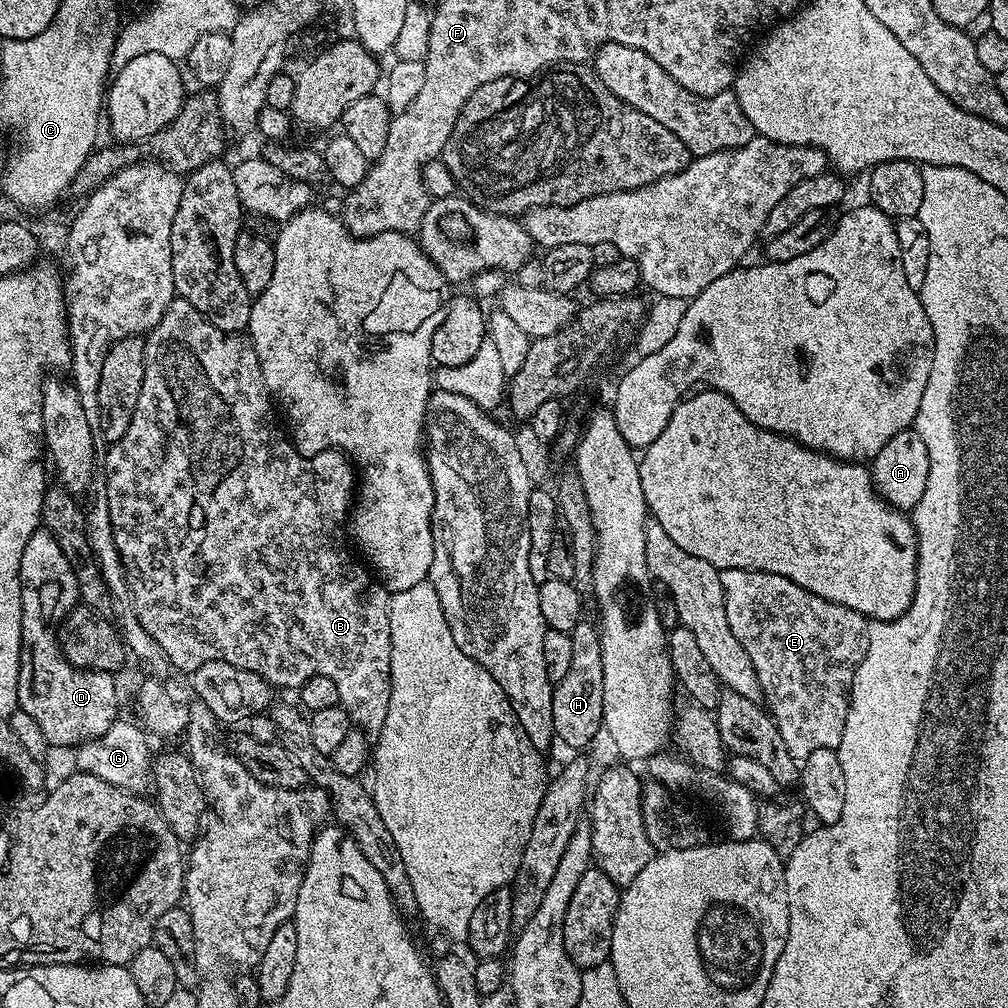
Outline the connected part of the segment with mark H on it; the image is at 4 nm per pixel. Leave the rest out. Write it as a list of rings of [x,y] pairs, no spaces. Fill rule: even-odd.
[[[588,618],[581,619],[570,634],[570,670],[562,682],[554,685],[554,730],[556,740],[568,748],[584,748],[596,735],[601,735],[604,722],[604,687],[602,686],[602,642],[600,630]]]

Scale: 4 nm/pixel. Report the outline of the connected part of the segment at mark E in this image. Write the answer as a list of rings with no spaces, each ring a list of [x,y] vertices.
[[[725,568],[720,572],[720,581],[726,602],[726,622],[730,622],[734,638],[750,654],[750,662],[754,662],[763,703],[776,721],[786,750],[790,750],[797,762],[802,762],[814,750],[839,748],[854,674],[862,658],[866,658],[869,621],[856,610],[818,598],[818,594],[798,586],[798,582],[790,582],[790,578],[782,578],[782,574]]]

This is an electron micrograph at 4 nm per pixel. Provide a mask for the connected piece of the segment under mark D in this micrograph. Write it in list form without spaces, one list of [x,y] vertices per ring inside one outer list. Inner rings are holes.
[[[41,526],[26,542],[26,550],[22,550],[20,563],[20,597],[22,598],[22,638],[20,639],[20,669],[18,670],[19,711],[30,714],[34,722],[46,734],[49,745],[53,749],[75,749],[87,740],[98,738],[110,730],[110,726],[118,719],[116,712],[116,679],[110,672],[86,672],[83,668],[75,668],[62,654],[58,639],[58,629],[67,618],[69,612],[77,607],[80,591],[74,570],[70,562],[62,554],[62,546],[54,538],[54,534]]]

